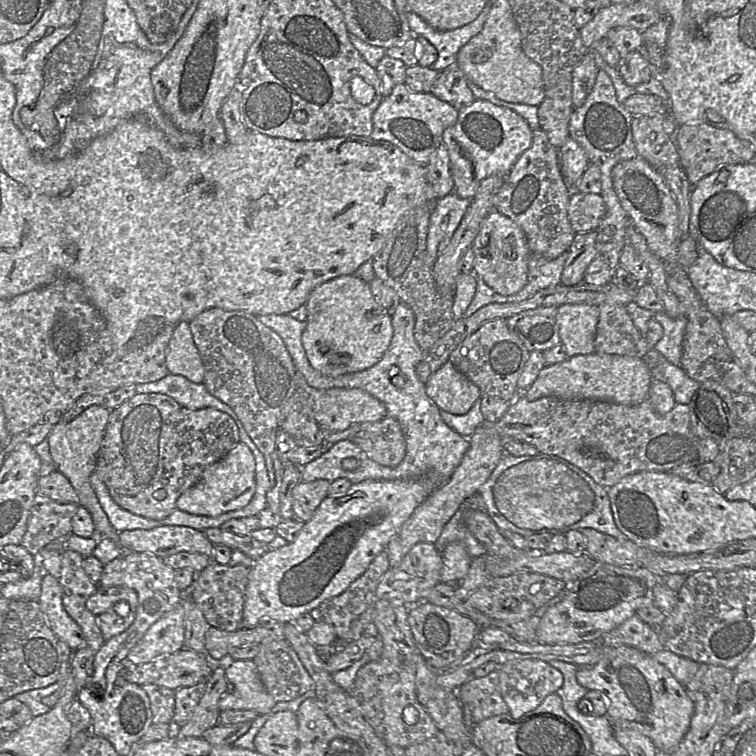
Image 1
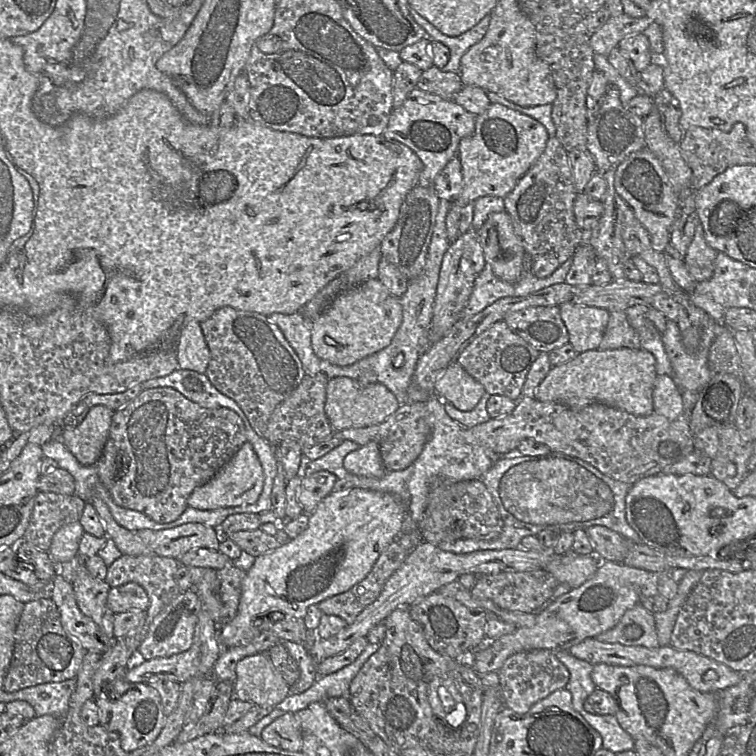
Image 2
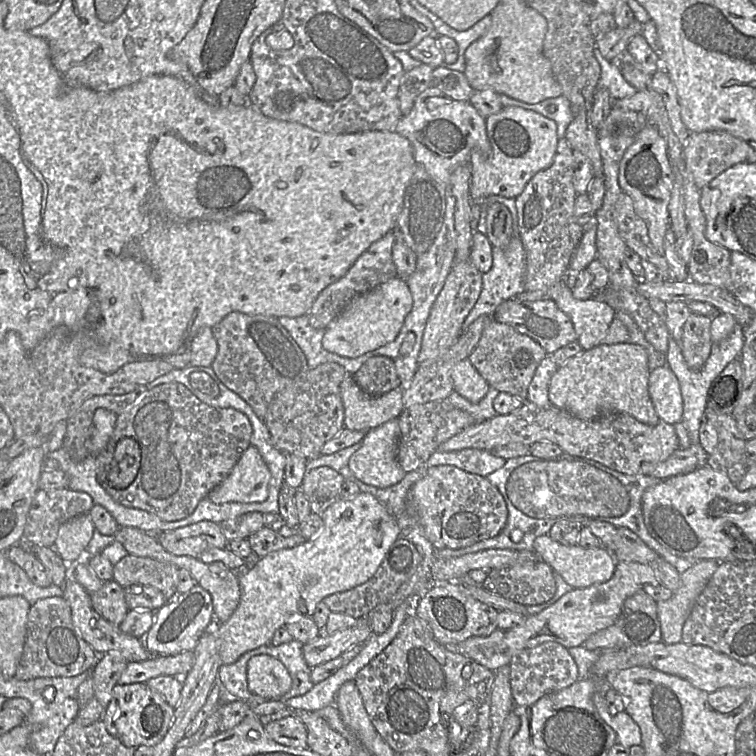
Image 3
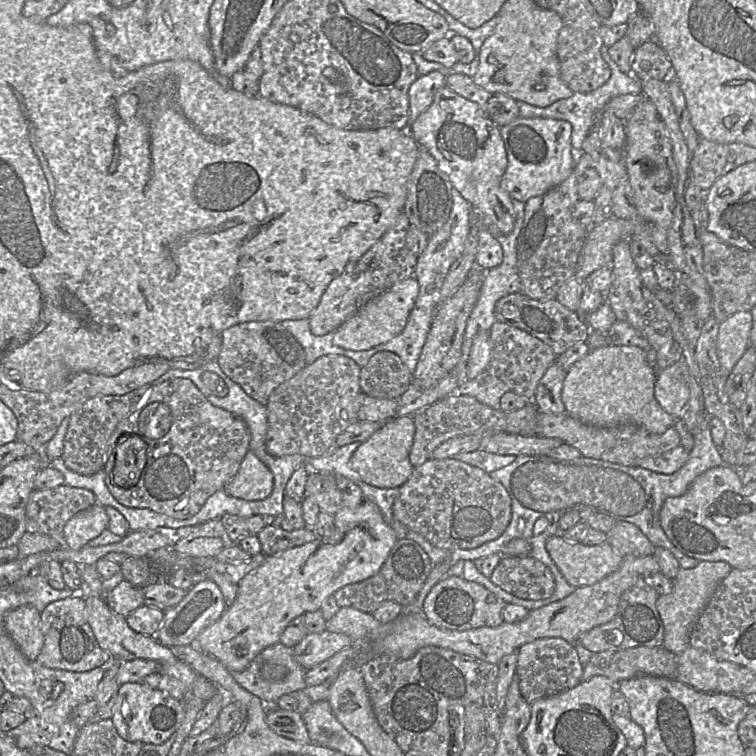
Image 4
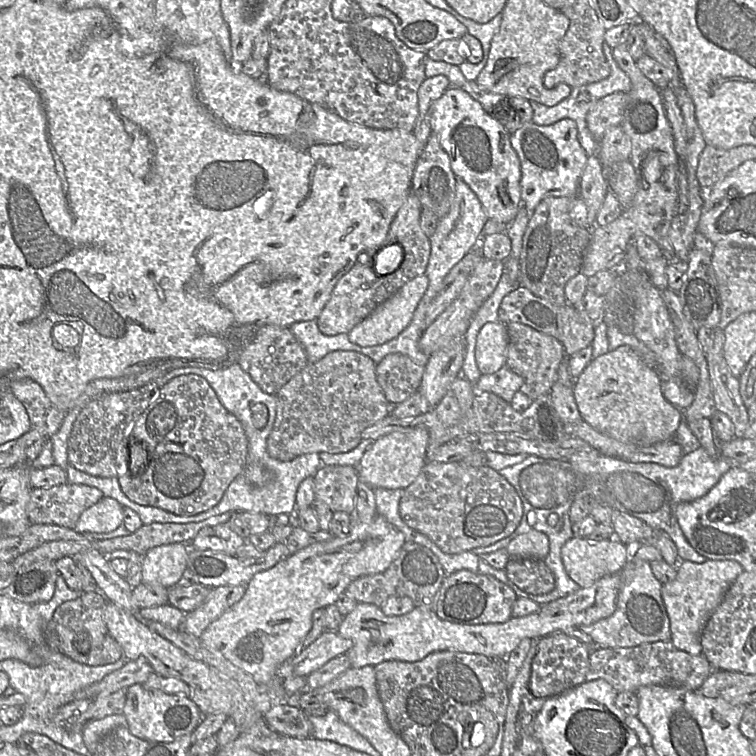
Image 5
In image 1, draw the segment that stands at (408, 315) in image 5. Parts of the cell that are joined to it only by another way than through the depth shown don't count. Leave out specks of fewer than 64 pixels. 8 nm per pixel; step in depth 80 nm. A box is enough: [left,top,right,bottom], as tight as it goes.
[302,274,391,377]

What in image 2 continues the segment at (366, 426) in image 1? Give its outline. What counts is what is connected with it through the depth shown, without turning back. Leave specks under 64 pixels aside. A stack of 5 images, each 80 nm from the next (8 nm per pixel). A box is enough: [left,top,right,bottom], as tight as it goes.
[335,402,432,471]

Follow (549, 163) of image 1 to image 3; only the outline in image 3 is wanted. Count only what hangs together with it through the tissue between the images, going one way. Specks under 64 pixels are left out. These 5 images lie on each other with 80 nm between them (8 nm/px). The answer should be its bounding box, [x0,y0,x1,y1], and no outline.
[515,138,584,291]

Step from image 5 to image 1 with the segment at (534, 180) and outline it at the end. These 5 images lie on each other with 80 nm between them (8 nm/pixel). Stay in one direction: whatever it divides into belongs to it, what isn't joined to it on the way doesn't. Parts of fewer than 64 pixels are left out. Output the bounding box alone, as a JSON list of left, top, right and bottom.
[443,99,533,200]

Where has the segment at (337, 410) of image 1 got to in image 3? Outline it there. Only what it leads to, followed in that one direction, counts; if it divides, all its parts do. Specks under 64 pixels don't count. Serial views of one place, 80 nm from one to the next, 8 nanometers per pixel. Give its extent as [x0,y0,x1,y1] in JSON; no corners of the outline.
[340,373,403,431]

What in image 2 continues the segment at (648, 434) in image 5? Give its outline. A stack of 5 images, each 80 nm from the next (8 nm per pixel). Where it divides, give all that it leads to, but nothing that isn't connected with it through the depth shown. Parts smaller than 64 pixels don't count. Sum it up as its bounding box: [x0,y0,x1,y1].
[534,348,656,416]

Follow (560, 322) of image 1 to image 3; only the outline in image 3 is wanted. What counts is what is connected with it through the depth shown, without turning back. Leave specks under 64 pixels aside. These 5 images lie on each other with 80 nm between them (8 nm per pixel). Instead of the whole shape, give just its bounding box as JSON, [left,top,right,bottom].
[548,281,617,351]

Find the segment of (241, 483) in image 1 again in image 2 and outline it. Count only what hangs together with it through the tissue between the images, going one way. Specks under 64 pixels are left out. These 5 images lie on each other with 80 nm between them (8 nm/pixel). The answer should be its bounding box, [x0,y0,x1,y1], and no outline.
[187,442,264,510]

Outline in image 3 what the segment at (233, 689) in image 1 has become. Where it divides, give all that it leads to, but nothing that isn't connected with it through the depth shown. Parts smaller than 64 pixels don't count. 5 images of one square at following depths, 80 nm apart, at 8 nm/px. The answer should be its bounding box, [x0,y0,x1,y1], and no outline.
[247,654,292,701]

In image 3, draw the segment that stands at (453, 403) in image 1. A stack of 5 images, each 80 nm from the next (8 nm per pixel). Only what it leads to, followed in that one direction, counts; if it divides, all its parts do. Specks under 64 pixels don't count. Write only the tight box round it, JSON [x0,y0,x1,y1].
[451,358,489,403]

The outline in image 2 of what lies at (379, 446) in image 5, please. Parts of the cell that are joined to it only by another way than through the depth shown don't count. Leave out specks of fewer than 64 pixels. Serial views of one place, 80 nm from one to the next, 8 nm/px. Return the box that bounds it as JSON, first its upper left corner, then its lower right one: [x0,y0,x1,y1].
[343,441,388,478]

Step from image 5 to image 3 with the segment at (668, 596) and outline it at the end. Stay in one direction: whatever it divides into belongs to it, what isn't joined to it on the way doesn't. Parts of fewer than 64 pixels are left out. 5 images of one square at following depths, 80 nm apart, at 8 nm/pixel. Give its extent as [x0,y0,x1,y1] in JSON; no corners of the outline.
[657,560,721,643]

